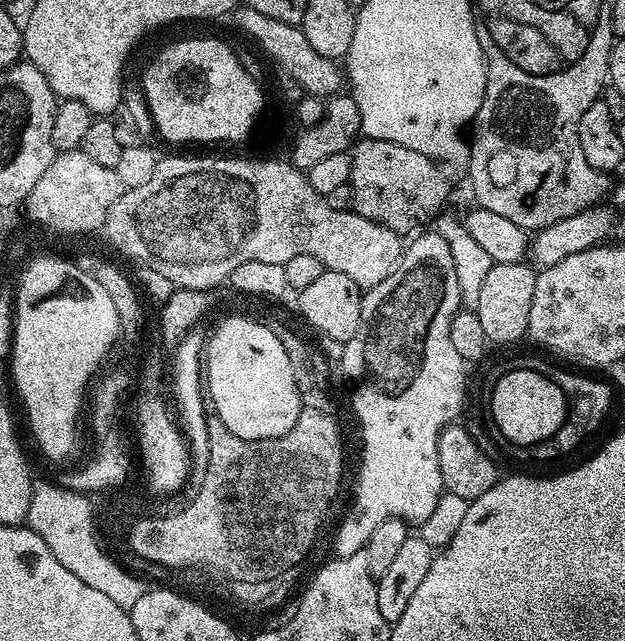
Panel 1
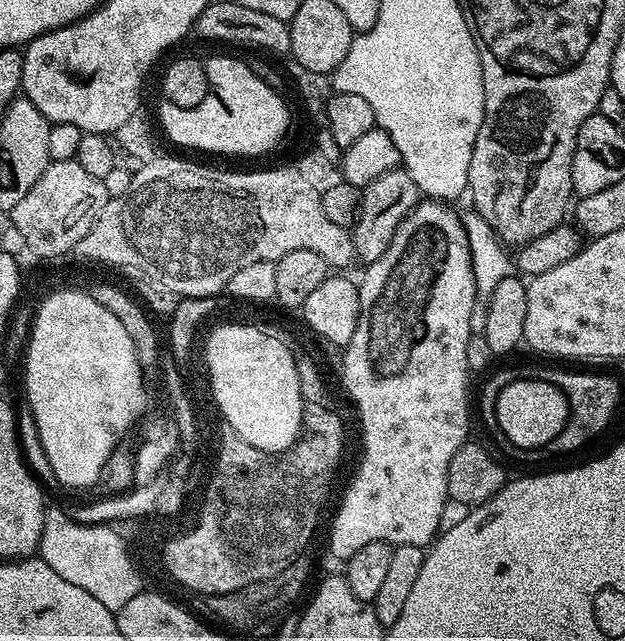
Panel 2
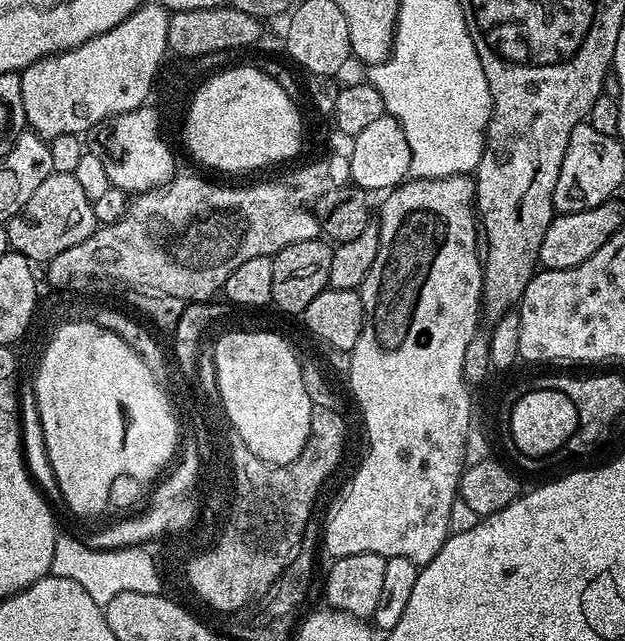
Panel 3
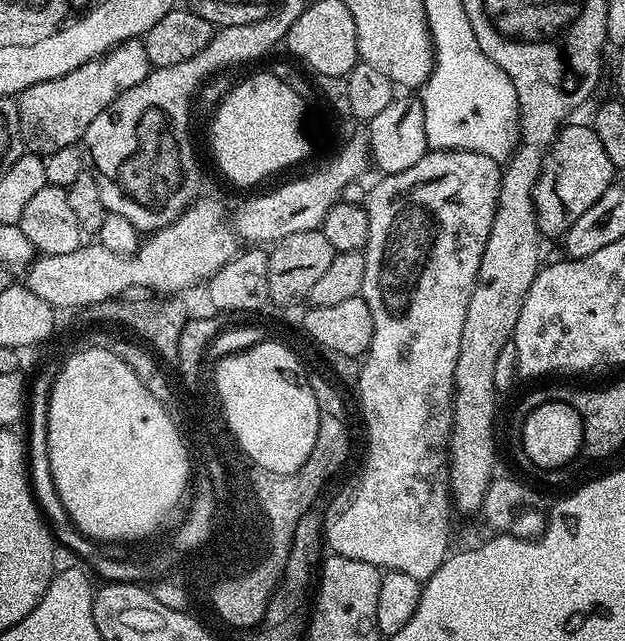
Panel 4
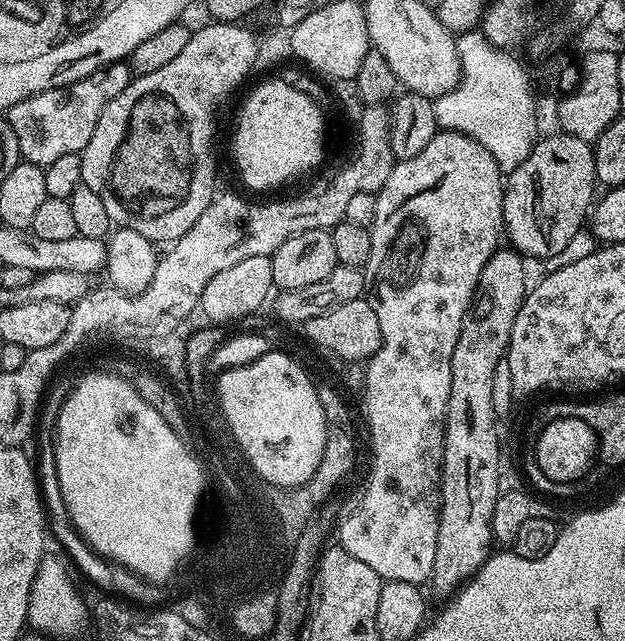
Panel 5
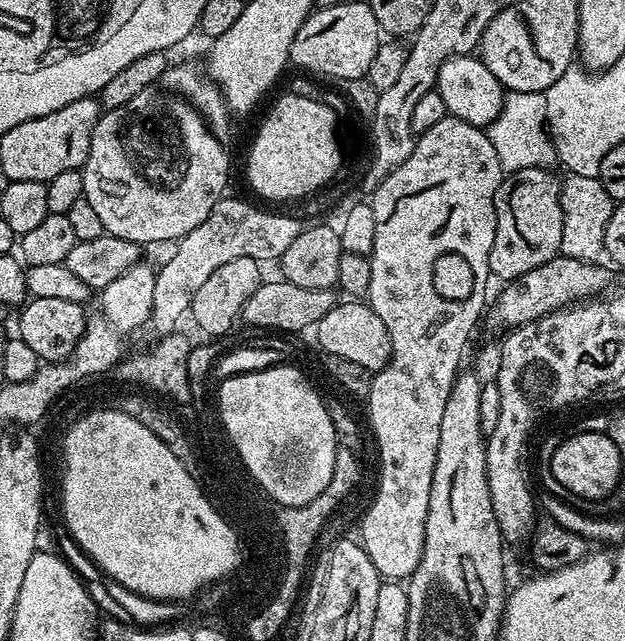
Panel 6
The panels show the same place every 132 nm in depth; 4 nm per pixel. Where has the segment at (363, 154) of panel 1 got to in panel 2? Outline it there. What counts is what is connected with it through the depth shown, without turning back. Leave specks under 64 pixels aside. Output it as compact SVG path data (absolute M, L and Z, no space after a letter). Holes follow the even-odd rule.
M400 166L390 169L389 172L378 178L374 178L362 189L360 215L357 216L356 223L351 229L352 245L356 251L355 259L361 260L361 265L372 264L378 258L382 258L382 254L386 254L386 246L390 246L398 226L416 207L421 196L422 193L414 186L414 178L410 178L410 174Z

